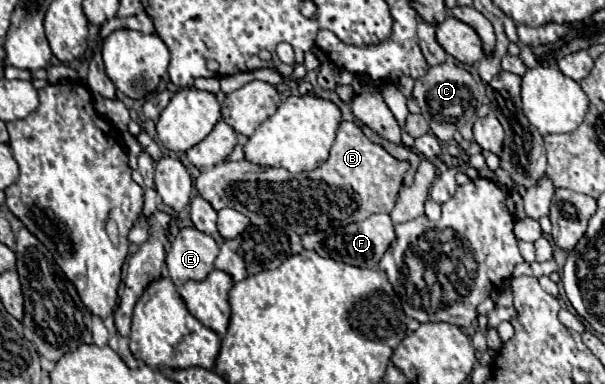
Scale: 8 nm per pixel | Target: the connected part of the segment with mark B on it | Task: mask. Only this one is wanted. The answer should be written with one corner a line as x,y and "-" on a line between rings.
344,121
338,129
330,157
316,171
294,175
286,169
266,167
256,173
256,167
246,159
224,161
200,173
196,191
216,211
232,207
250,217
256,225
272,223
276,227
288,227
298,235
306,235
364,221
372,213
390,213
408,169
408,161
400,161
382,145
372,143
354,121

